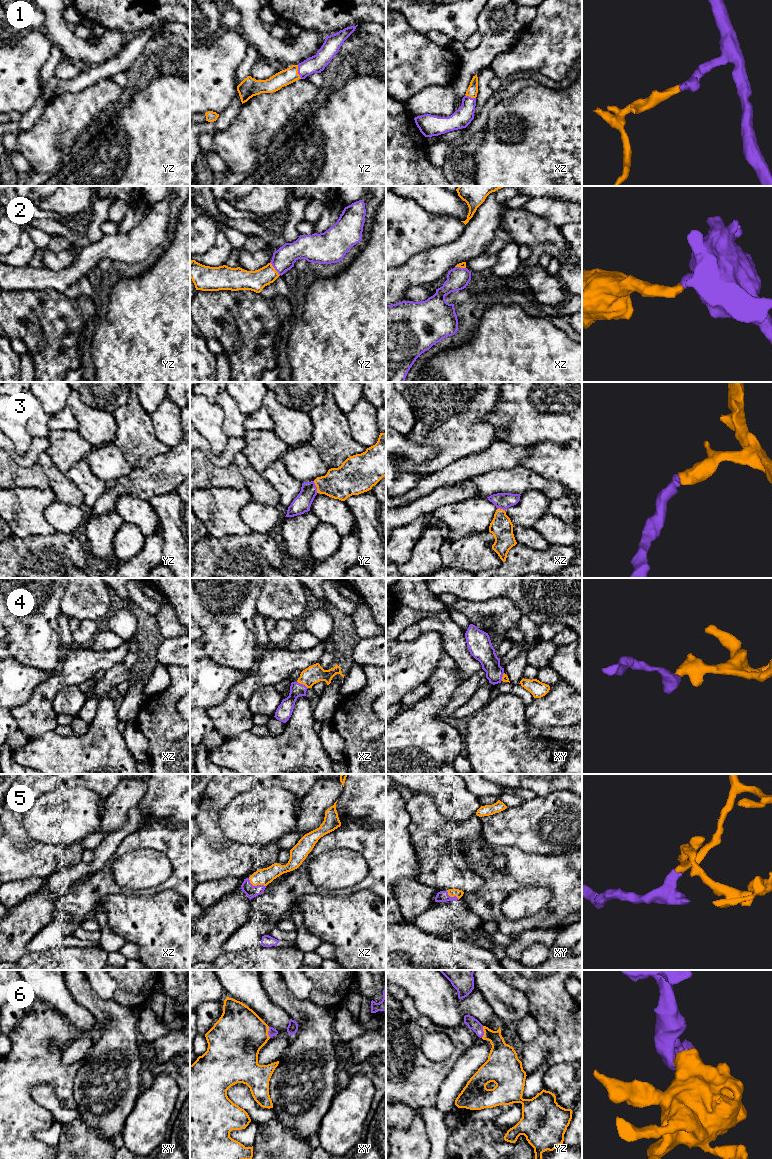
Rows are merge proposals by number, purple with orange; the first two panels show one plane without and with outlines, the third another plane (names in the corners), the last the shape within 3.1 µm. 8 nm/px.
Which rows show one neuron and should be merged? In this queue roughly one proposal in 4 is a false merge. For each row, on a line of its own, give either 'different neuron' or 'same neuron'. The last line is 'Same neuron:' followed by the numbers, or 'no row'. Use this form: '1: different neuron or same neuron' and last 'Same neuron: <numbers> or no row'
1: same neuron
2: same neuron
3: same neuron
4: same neuron
5: same neuron
6: same neuron
Same neuron: 1, 2, 3, 4, 5, 6

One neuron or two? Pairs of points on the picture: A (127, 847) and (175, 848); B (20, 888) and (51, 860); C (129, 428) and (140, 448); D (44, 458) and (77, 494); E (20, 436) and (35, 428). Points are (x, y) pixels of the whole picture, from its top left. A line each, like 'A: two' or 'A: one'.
A: one
B: two
C: one
D: one
E: two

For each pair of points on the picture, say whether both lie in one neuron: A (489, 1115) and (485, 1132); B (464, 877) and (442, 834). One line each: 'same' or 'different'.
A: different
B: same

